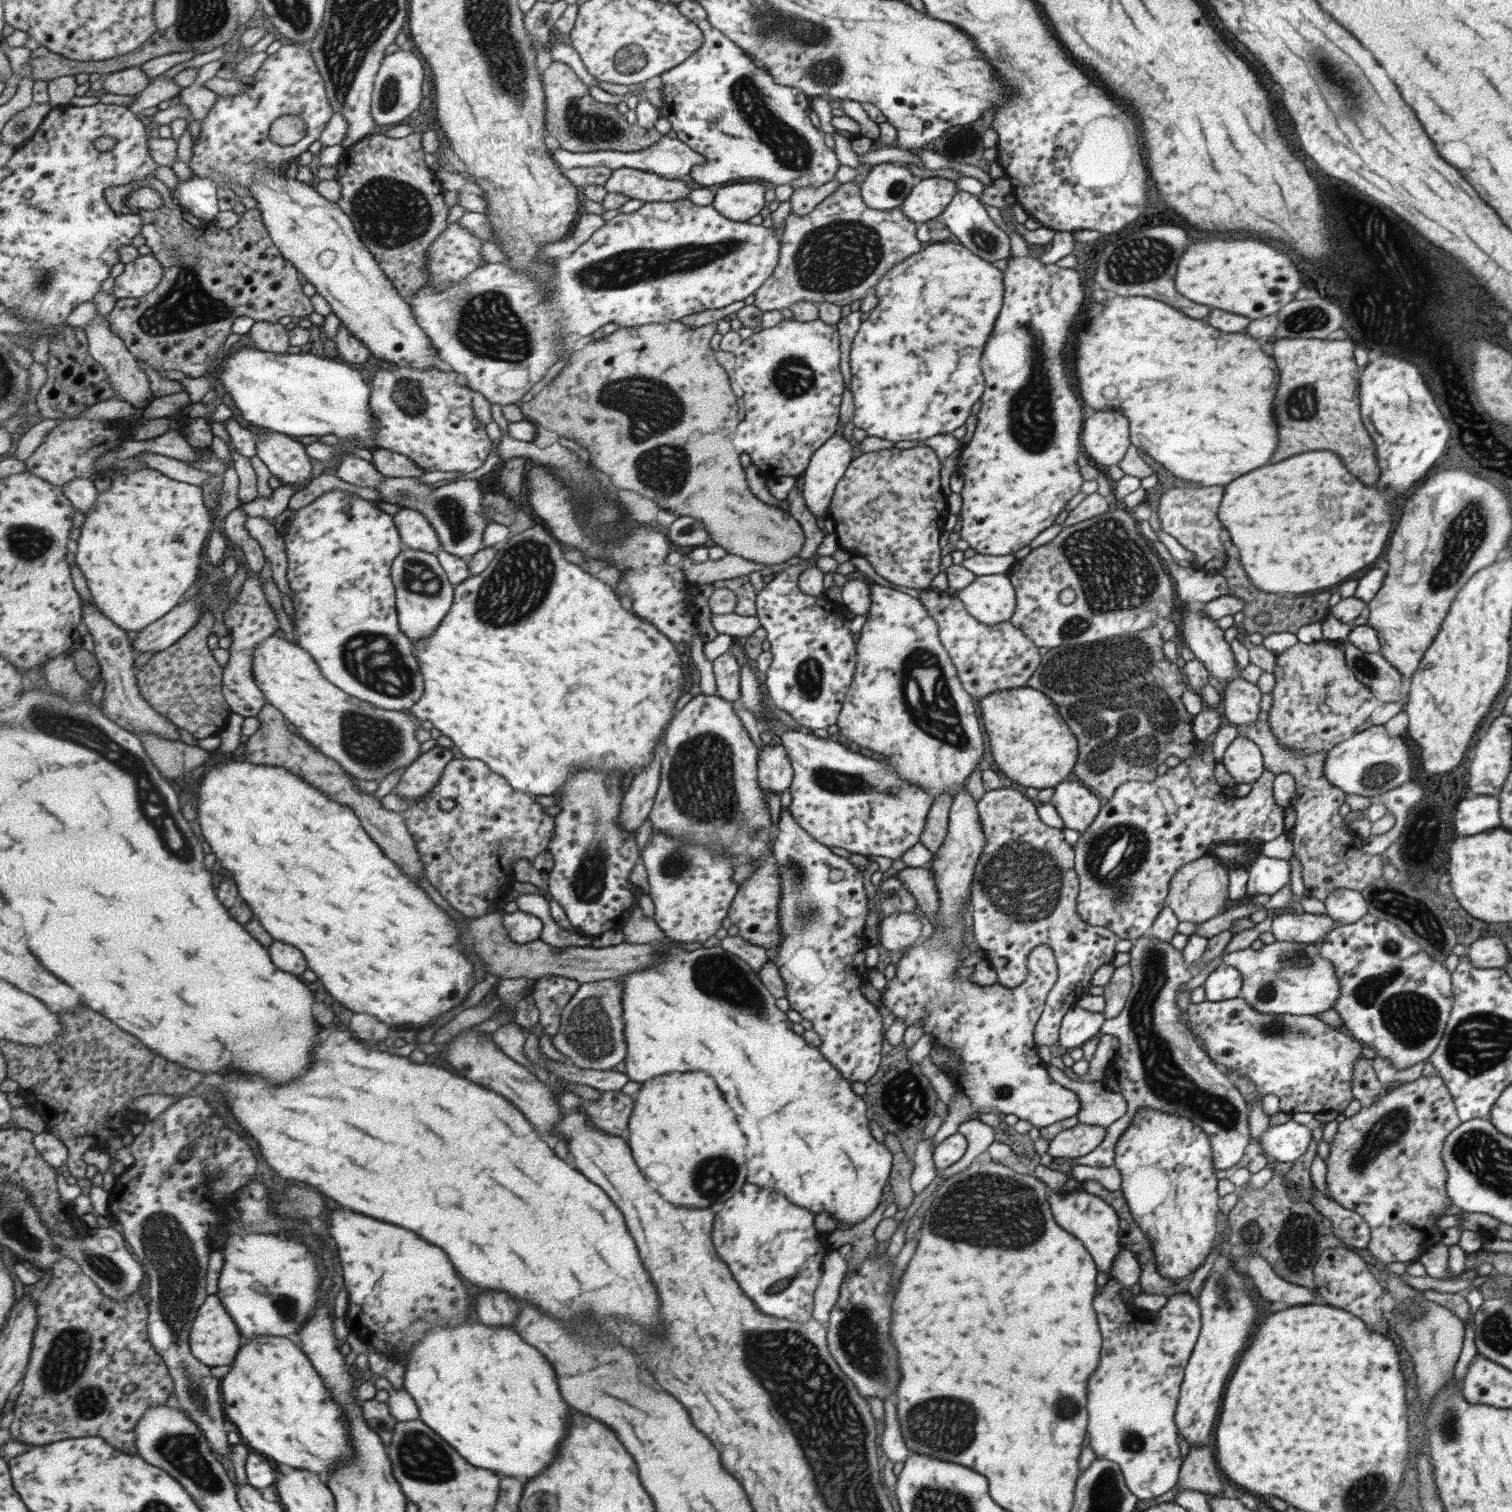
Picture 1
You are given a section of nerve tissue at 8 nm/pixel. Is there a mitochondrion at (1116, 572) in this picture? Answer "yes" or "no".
yes

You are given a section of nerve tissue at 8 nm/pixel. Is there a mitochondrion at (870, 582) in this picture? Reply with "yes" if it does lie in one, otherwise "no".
no

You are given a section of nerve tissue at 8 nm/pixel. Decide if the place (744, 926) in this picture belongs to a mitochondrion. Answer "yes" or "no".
no

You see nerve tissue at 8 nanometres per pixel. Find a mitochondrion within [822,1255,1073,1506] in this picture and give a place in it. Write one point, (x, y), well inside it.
(947, 1425)

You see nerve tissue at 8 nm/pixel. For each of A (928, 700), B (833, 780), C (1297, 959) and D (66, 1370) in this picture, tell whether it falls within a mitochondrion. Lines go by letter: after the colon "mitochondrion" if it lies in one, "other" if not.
A: mitochondrion
B: mitochondrion
C: mitochondrion
D: mitochondrion

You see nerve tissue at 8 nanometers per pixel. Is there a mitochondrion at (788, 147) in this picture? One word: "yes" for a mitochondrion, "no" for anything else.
yes

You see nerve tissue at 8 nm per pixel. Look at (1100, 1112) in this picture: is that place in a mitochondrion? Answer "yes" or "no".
no

